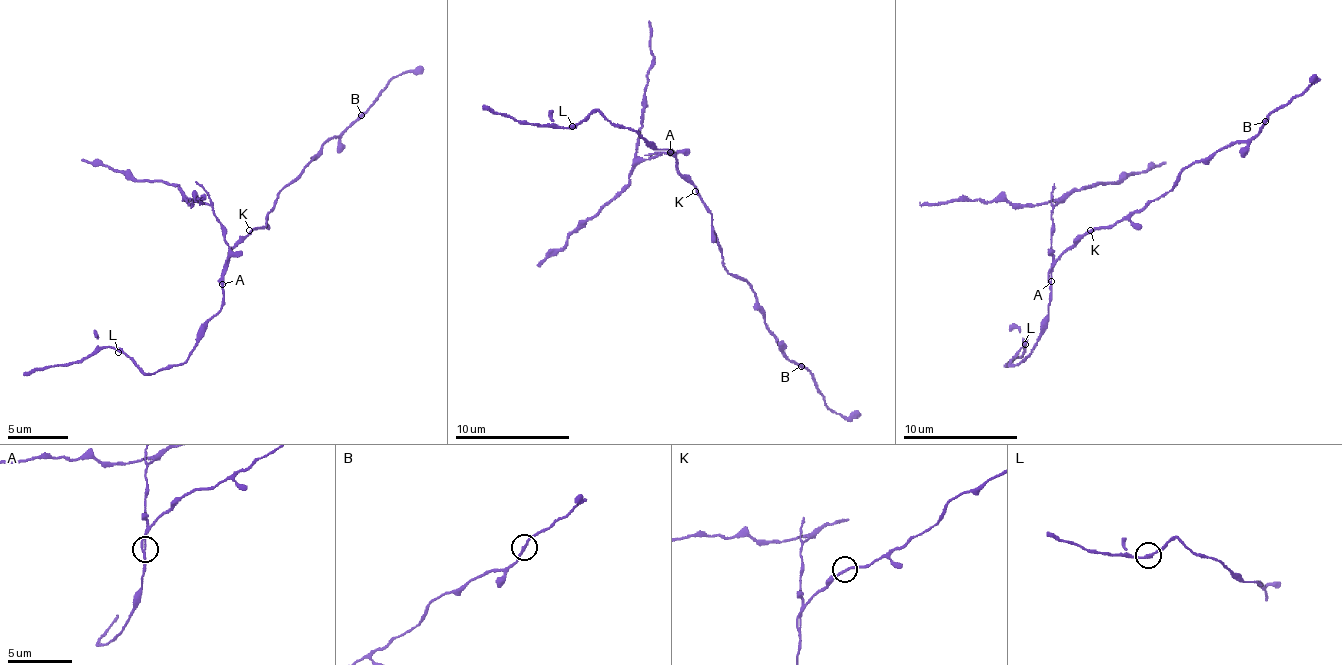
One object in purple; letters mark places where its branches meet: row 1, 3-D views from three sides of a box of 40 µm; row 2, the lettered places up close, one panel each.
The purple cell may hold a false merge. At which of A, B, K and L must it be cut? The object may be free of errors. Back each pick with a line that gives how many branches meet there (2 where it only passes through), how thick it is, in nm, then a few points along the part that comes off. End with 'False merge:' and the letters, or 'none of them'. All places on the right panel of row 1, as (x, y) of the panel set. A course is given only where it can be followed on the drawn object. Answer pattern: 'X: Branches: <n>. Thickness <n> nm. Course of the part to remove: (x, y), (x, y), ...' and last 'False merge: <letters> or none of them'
A: Branches: 2. Thickness 200 nm. Course of the part to remove: (1050, 281), (1050, 227), (1056, 204), (1065, 196), (1085, 187), (1119, 184), (1147, 167), (1165, 161)
False merge: A

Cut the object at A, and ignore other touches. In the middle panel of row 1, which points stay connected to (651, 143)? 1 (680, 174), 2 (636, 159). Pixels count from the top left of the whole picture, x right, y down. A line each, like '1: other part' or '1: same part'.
1: same part
2: other part

